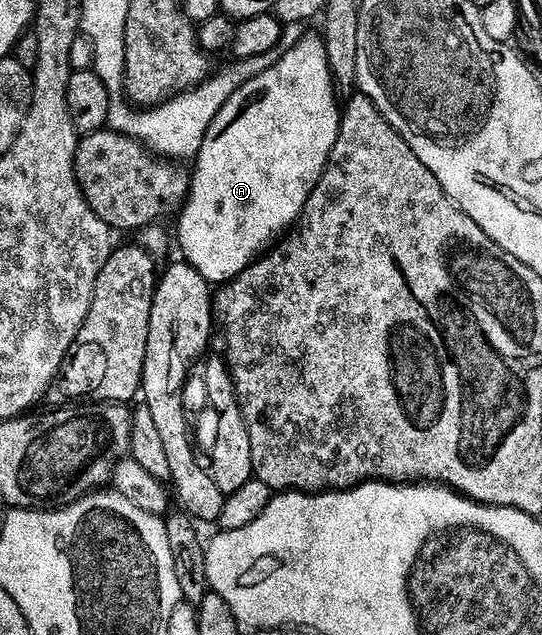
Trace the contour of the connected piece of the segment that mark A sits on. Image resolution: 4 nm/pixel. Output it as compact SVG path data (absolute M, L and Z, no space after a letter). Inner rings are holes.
M321 36L306 37L303 41L296 42L287 53L283 52L275 65L268 67L268 71L256 75L256 79L240 86L232 95L232 99L228 99L228 103L224 103L224 107L220 107L220 115L216 115L216 119L212 119L212 127L208 127L208 131L204 135L204 143L192 165L190 194L186 196L186 203L176 217L176 222L178 221L178 241L176 237L176 245L182 248L181 256L189 265L196 267L196 271L200 271L200 275L204 275L204 279L210 282L211 286L221 287L241 275L252 262L263 256L302 216L302 209L308 203L312 191L322 178L322 173L325 171L332 155L332 147L336 147L336 139L340 135L343 110L340 108L340 101L338 105L337 95L339 96L336 92L334 73L330 70L325 40Z

